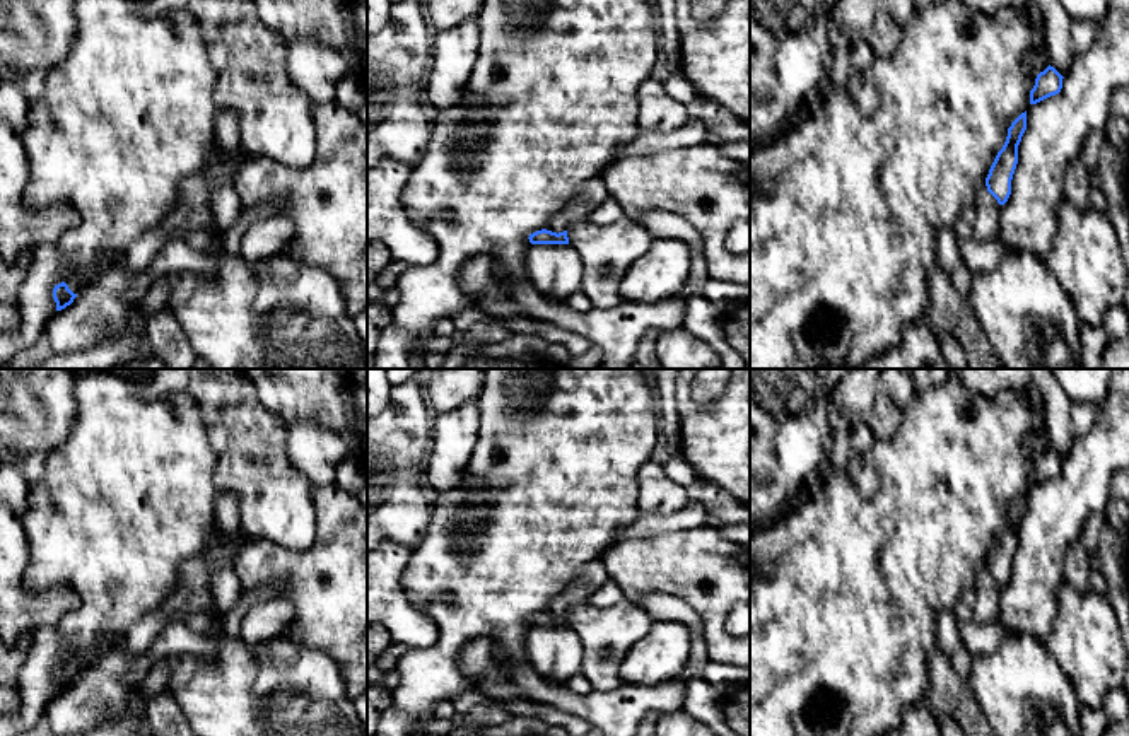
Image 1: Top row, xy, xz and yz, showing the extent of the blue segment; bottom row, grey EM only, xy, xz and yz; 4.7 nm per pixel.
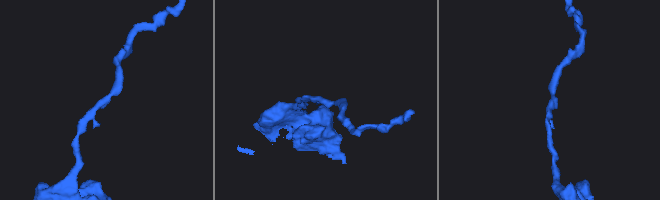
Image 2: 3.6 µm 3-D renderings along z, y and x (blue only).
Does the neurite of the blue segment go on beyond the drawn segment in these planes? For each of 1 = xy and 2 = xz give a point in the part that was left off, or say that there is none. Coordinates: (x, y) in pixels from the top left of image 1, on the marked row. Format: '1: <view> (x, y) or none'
1: none
2: none

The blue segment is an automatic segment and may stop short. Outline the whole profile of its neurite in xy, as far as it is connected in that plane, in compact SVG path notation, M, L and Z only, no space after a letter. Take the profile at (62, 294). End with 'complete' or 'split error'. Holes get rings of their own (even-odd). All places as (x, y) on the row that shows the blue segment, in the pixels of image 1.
M65 282L55 285L53 289L53 299L56 302L56 311L61 311L67 306L70 306L75 297L77 294L73 294Z; complete

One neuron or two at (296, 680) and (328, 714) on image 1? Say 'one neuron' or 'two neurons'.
one neuron

